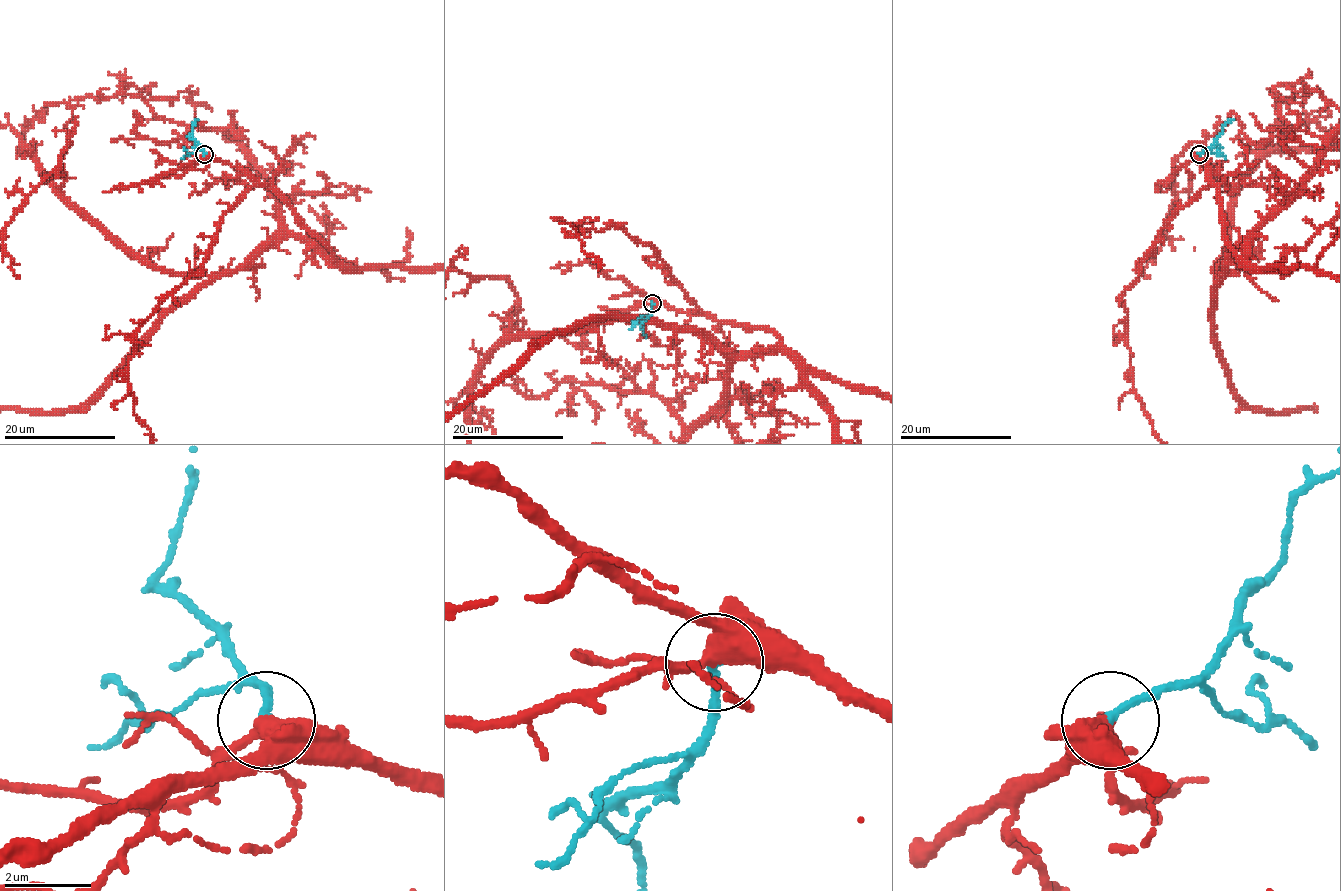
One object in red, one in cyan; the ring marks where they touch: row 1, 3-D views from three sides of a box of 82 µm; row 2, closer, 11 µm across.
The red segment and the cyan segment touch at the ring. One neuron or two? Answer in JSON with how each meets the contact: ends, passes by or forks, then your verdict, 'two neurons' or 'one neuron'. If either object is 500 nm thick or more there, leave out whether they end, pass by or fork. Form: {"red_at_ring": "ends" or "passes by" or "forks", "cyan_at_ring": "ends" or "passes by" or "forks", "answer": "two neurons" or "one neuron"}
{"red_at_ring": "forks", "cyan_at_ring": "ends", "answer": "one neuron"}

